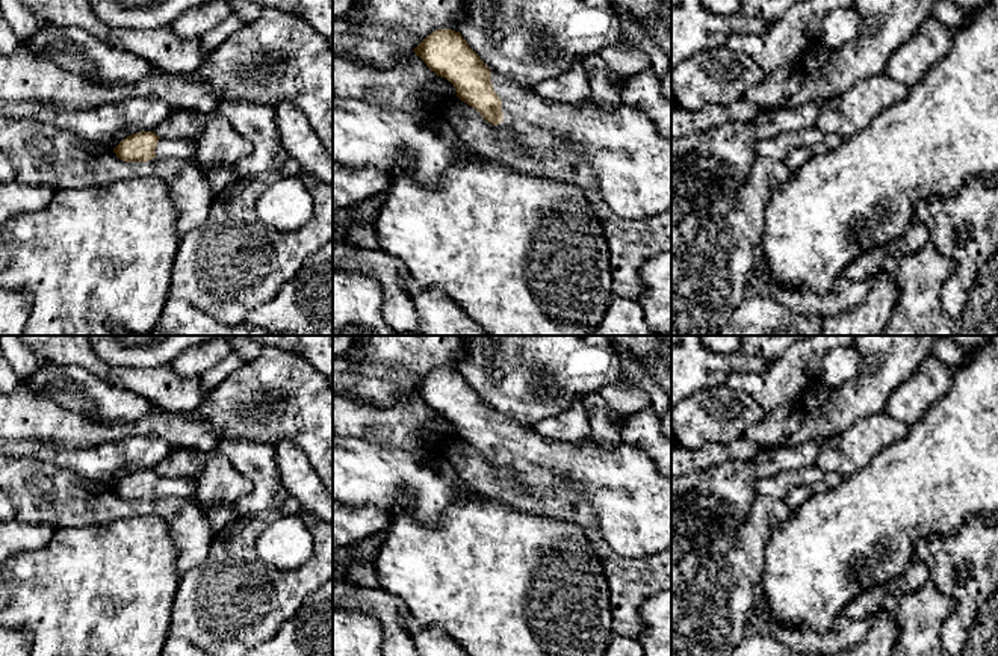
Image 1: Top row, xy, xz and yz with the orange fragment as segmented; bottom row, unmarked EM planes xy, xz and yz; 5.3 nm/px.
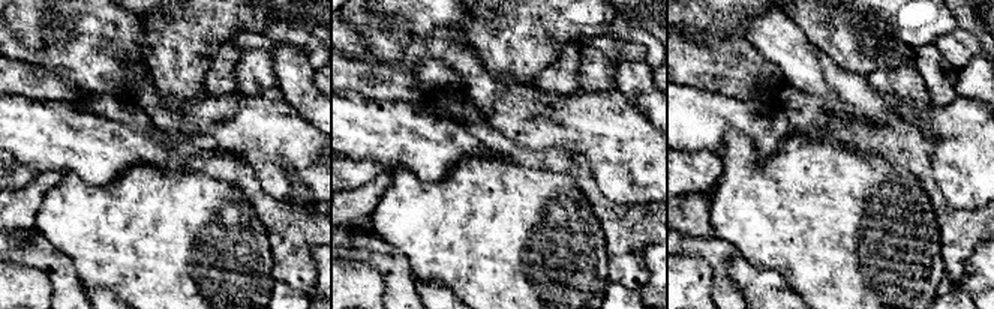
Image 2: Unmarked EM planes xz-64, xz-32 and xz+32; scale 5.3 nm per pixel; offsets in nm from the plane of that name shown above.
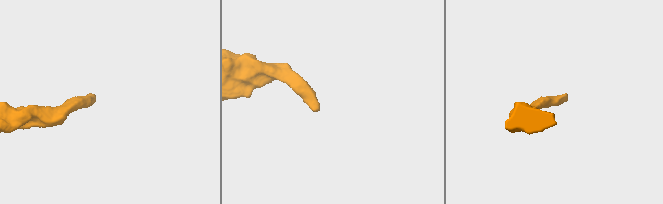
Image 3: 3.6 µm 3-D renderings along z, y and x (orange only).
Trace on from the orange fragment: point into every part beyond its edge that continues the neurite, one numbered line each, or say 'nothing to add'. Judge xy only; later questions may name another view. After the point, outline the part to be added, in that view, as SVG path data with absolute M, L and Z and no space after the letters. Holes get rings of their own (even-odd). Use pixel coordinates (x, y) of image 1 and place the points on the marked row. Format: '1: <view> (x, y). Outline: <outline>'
1: xy (179, 148). Outline: M159 139L156 147L156 157L175 157L183 160L194 160L195 151L198 148L200 141Z

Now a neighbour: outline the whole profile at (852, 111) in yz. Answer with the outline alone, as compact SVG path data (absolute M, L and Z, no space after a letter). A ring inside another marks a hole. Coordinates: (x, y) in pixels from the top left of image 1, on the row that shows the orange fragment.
M886 73L856 83L845 92L826 100L815 127L824 135L850 138L863 130L882 110L906 100L909 88Z

